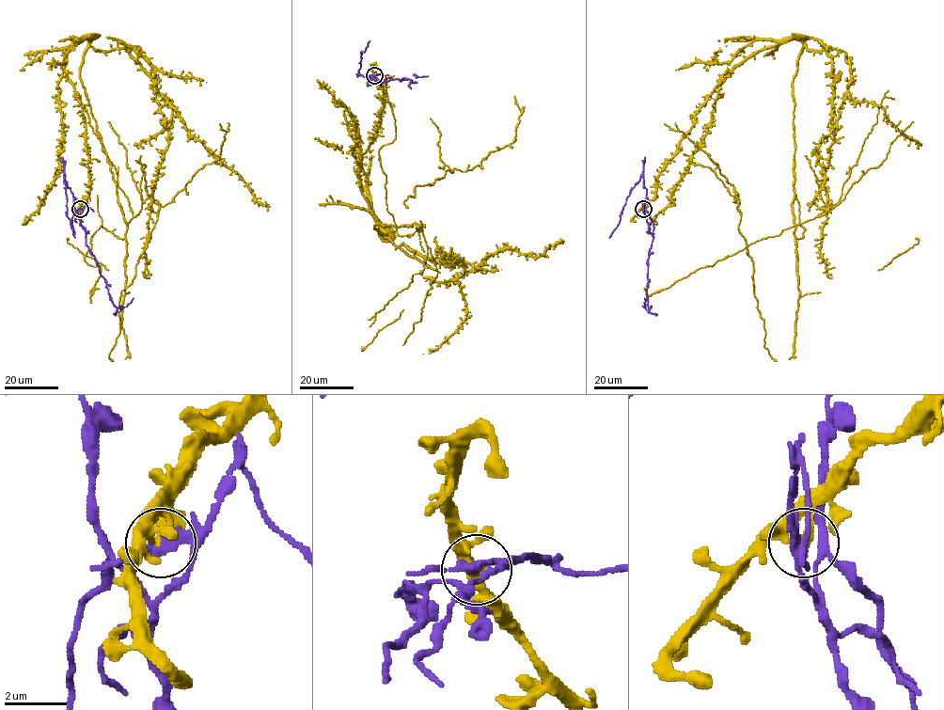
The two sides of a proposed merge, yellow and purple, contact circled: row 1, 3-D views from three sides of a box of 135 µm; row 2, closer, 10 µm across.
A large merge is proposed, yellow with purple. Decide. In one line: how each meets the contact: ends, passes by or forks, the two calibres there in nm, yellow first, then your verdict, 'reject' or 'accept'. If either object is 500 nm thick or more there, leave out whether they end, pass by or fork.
yellow ends there; purple passes by; 340 nm thick on the yellow side, 280 nm on the other; reject

